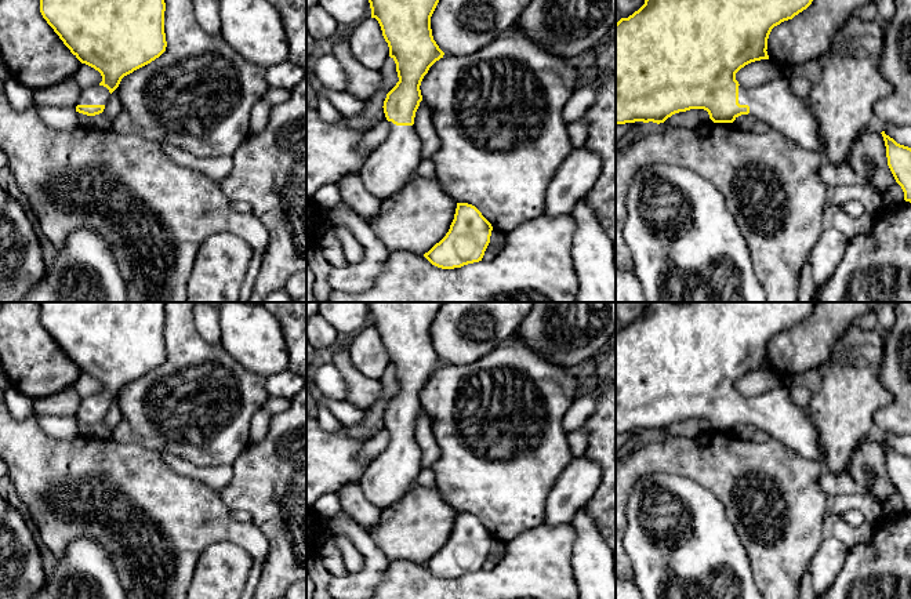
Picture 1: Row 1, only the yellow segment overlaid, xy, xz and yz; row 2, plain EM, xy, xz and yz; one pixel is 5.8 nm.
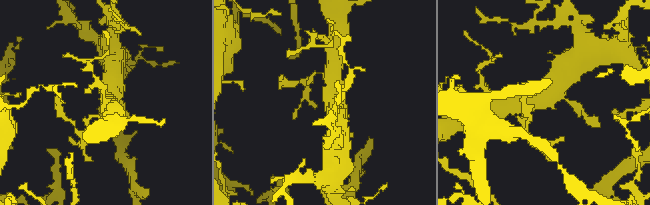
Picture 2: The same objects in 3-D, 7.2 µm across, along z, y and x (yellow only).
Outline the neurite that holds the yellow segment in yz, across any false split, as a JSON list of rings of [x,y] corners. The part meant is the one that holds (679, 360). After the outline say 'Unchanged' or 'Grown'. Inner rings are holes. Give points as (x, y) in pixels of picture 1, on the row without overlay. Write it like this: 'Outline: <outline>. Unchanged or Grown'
Outline: [[[647,302],[645,313],[638,320],[628,327],[621,327],[616,333],[616,433],[635,431],[653,431],[660,433],[672,424],[690,418],[707,420],[714,432],[733,432],[741,424],[751,424],[756,429],[765,431],[772,439],[788,446],[805,460],[823,465],[824,460],[816,426],[809,417],[807,409],[801,409],[792,402],[790,388],[785,384],[754,397],[744,397],[736,389],[736,382],[745,374],[761,369],[769,369],[766,359],[772,338],[806,319],[814,306],[816,302]]]. Grown

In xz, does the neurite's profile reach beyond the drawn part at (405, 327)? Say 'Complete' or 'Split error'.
Split error

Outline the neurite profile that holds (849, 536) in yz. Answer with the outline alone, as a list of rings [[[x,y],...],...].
[[[836,518],[831,524],[831,536],[852,548],[859,544],[870,544],[874,538],[875,526],[876,523],[864,522],[859,527],[852,527],[842,518]]]

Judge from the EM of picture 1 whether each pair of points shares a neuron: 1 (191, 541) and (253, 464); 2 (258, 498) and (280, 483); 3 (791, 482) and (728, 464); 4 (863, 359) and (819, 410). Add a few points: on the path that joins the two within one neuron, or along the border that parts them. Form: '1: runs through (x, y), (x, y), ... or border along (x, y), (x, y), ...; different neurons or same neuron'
1: border along (218, 494), (221, 501), (232, 511); different neurons
2: runs through (264, 493), (275, 483); same neuron
3: runs through (776, 476), (759, 469), (743, 468); same neuron
4: runs through (853, 371), (853, 376), (831, 398); same neuron

